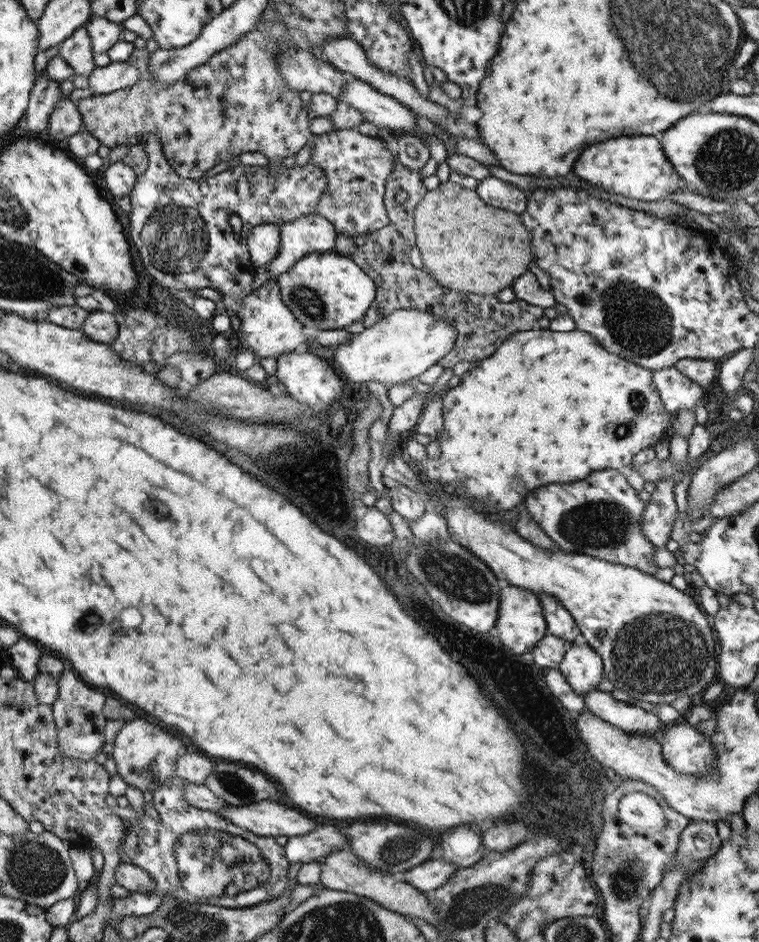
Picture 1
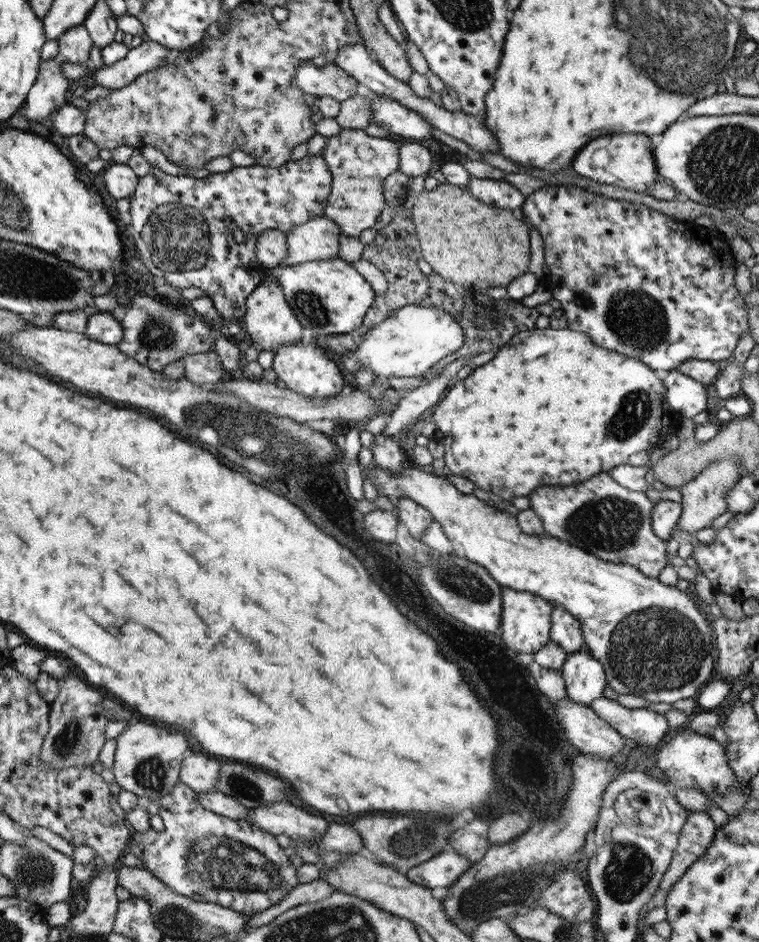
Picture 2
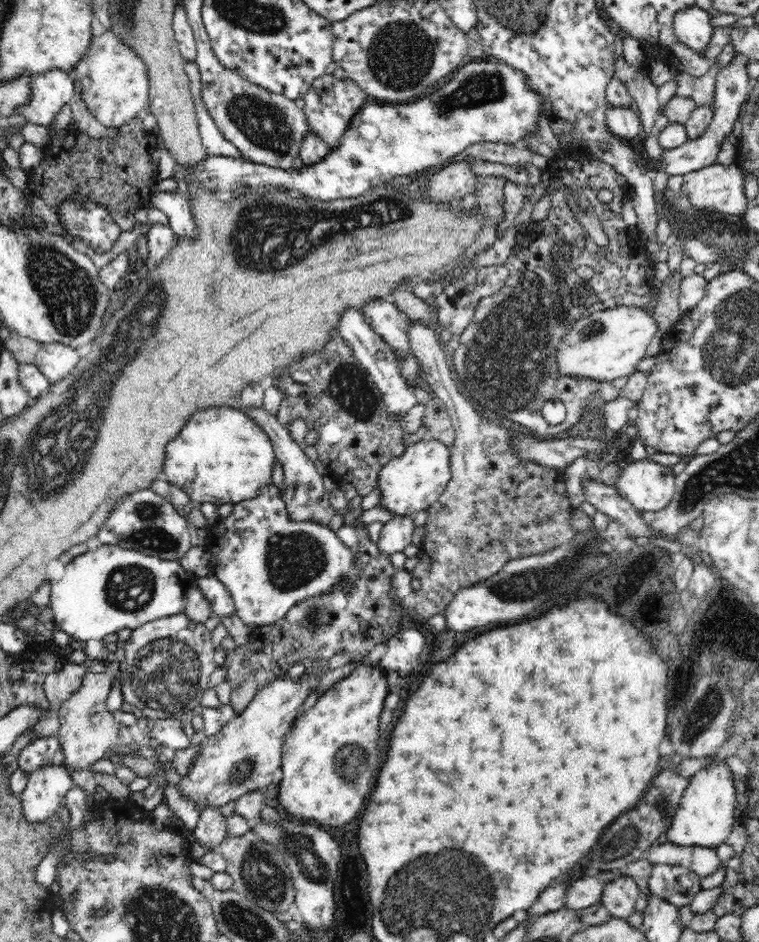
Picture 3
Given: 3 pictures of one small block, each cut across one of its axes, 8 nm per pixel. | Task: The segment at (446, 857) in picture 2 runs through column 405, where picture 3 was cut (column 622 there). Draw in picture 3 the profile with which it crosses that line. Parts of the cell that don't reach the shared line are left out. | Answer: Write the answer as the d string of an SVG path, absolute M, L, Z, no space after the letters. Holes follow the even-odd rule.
M623 870L604 871L592 876L587 874L568 888L565 906L580 911L582 908L600 903L604 888L622 876L625 876Z

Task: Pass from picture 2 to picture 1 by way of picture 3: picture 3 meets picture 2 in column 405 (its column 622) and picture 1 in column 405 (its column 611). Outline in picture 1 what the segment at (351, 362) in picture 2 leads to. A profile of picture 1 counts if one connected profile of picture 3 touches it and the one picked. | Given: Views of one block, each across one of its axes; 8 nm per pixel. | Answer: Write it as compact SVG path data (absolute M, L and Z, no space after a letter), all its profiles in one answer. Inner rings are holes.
M401 308L382 315L373 326L333 349L333 359L341 374L353 384L381 383L385 387L416 378L436 364L454 346L455 332L445 322L435 321L427 312Z

